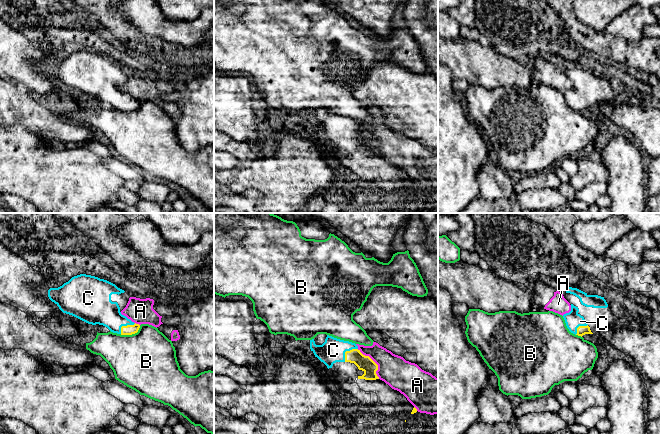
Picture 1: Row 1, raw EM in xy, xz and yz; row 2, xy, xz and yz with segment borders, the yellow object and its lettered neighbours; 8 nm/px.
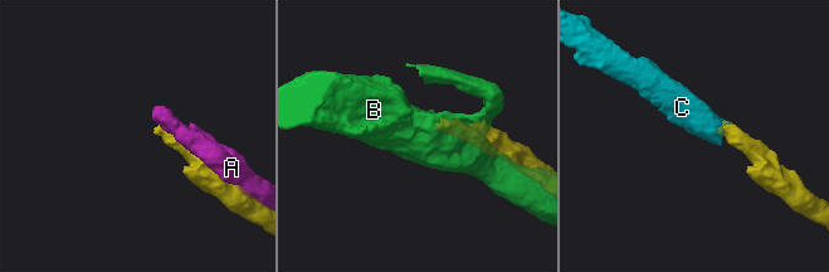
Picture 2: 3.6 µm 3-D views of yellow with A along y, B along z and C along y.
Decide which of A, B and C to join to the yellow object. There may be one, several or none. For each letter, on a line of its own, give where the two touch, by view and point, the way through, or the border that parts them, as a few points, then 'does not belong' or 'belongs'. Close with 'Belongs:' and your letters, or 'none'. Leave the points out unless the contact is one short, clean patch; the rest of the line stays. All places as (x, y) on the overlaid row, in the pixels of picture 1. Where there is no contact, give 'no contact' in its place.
A: contact xz (374, 362); does not belong
B: contact xy (131, 334); does not belong
C: contact xz (346, 351); way xz (365, 363), (346, 351), (333, 350); belongs
Belongs: C

